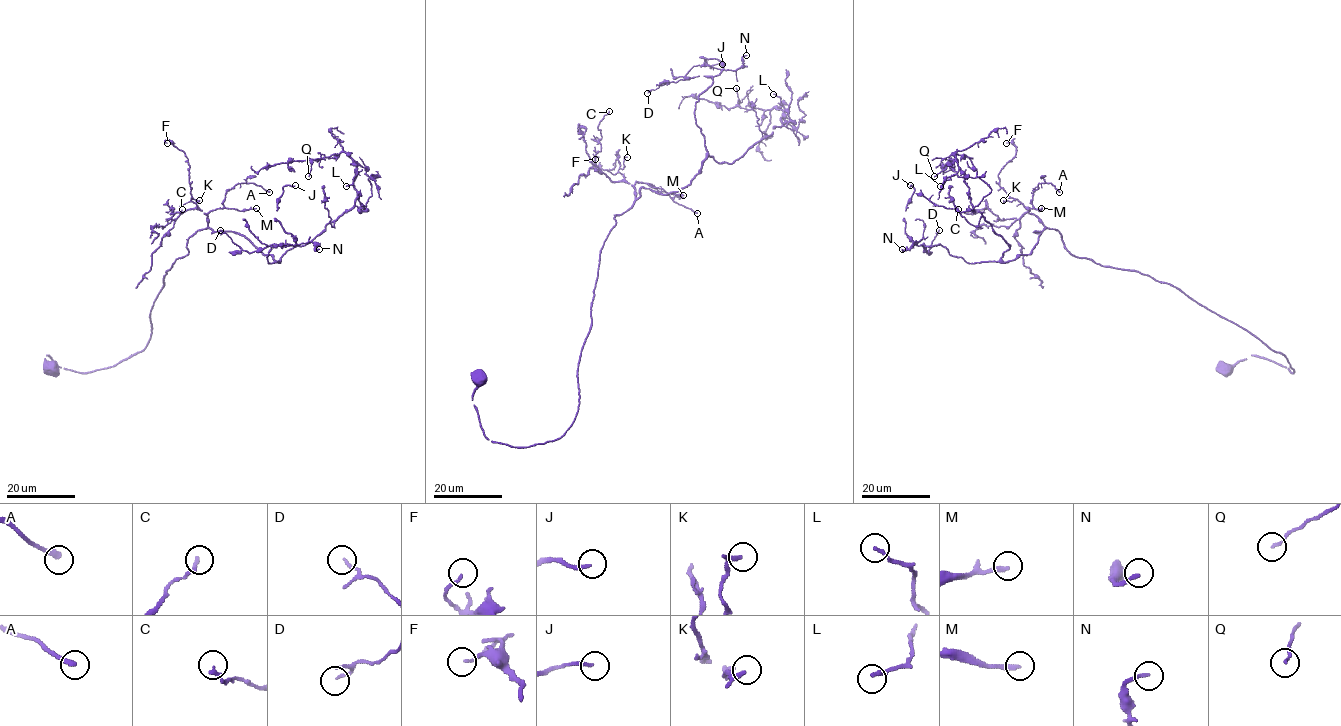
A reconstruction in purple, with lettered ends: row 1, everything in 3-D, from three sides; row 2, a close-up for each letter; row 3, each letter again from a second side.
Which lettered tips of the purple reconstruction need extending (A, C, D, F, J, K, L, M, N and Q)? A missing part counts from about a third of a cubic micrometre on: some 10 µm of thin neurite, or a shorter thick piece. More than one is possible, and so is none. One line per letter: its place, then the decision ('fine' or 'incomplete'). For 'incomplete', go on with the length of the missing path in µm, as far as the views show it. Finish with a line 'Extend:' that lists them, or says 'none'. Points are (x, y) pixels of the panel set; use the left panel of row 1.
A: at (269, 192); fine
C: at (182, 209); fine
D: at (220, 230); fine
F: at (167, 143); fine
J: at (295, 185); incomplete; about 20 µm are missing
K: at (199, 200); fine
L: at (346, 186); incomplete; about 15 µm are missing
M: at (256, 208); fine
N: at (319, 249); fine
Q: at (308, 176); fine
Extend: J, L

